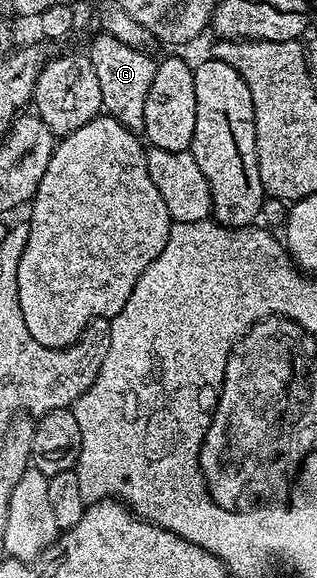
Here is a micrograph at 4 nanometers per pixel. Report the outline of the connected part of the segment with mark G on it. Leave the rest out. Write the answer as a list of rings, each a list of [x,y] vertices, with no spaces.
[[[96,33],[96,38],[91,42],[89,57],[93,64],[93,72],[97,72],[97,85],[101,87],[101,100],[106,117],[120,122],[125,128],[129,128],[138,135],[143,134],[145,128],[145,96],[149,96],[149,84],[153,84],[156,59],[151,59],[150,53],[129,48],[129,44],[121,44],[112,34]]]

